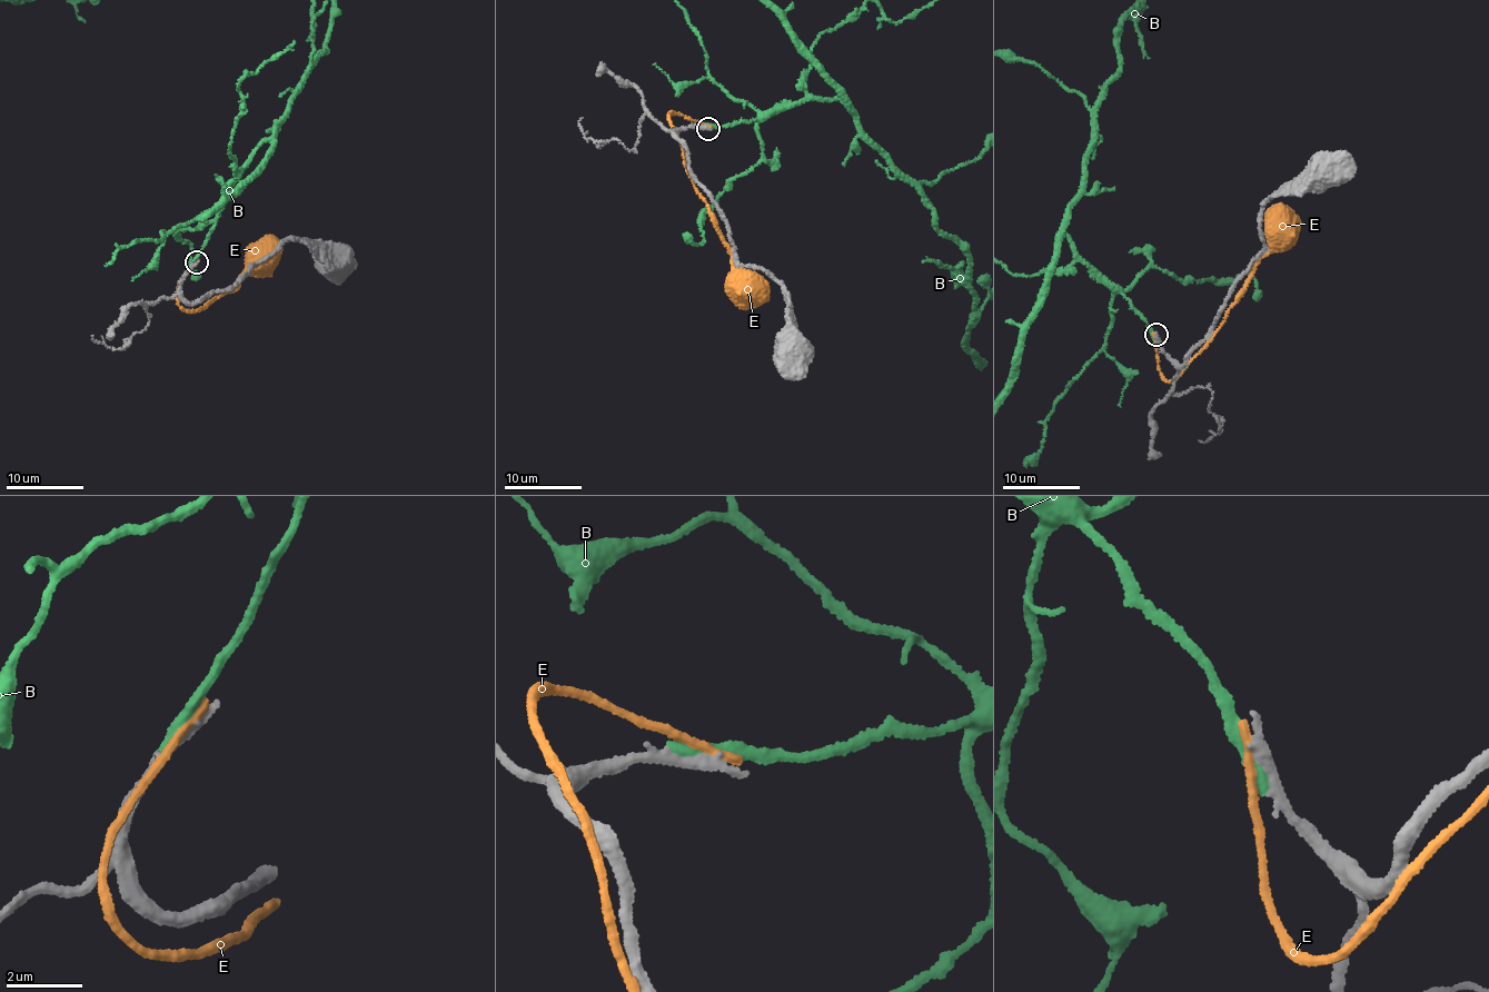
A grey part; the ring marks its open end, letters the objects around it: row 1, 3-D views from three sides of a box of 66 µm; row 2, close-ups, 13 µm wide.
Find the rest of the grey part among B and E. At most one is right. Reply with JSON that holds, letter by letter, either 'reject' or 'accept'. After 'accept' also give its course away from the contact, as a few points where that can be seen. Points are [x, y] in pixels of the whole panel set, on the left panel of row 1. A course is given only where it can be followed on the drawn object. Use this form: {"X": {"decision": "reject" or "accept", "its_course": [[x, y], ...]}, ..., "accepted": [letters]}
{"B": {"decision": "reject"}, "E": {"decision": "reject"}, "accepted": []}

